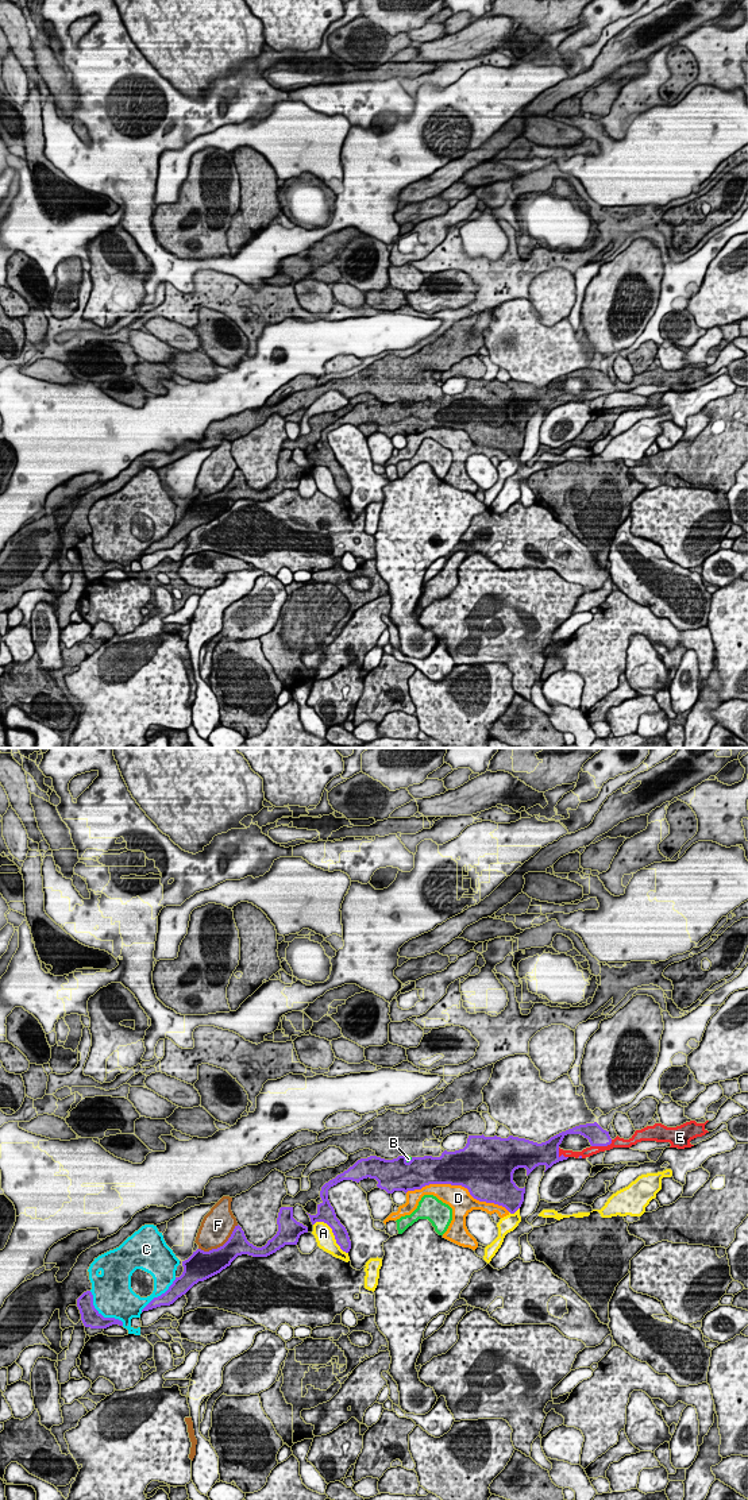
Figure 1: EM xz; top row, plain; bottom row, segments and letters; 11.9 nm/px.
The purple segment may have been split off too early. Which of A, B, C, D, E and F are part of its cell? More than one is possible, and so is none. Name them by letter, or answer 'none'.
E

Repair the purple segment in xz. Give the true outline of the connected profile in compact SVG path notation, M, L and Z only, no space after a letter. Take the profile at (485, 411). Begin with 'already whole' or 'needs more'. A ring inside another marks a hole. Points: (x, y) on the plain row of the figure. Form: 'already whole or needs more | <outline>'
needs more | M690 365L676 371L655 367L636 374L629 383L618 379L612 383L609 375L594 366L562 375L541 387L513 379L501 382L482 378L469 379L463 393L444 394L440 401L412 401L408 406L405 400L393 404L370 400L358 404L347 414L325 427L320 435L323 446L317 448L317 458L308 459L312 468L327 467L332 473L336 487L348 497L351 493L348 477L328 444L328 433L343 424L359 427L367 421L375 423L377 431L388 437L394 435L406 437L429 428L462 429L474 443L502 450L514 458L521 451L525 437L525 431L518 432L513 425L513 417L518 412L525 412L528 420L539 409L544 409L547 414L568 401L586 402L613 392L631 392L641 385L670 386L670 392L678 393L691 392L694 390L690 387L691 383L709 377L705 373L707 366ZM567 378L581 378L591 390L582 396L563 394L559 389Z

